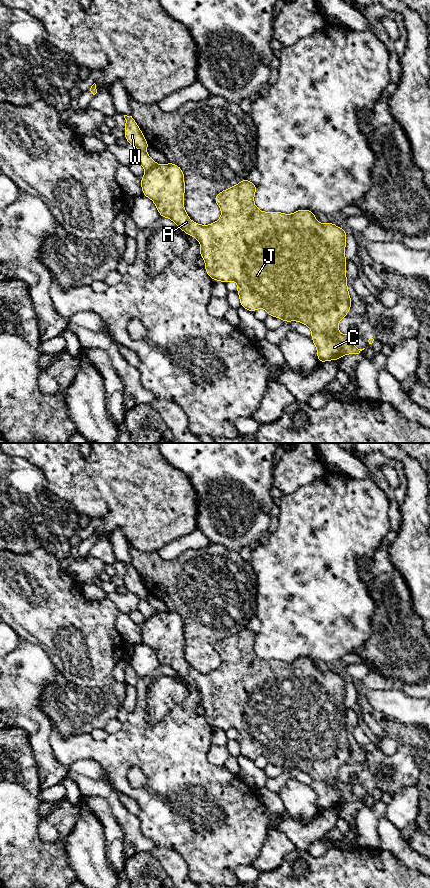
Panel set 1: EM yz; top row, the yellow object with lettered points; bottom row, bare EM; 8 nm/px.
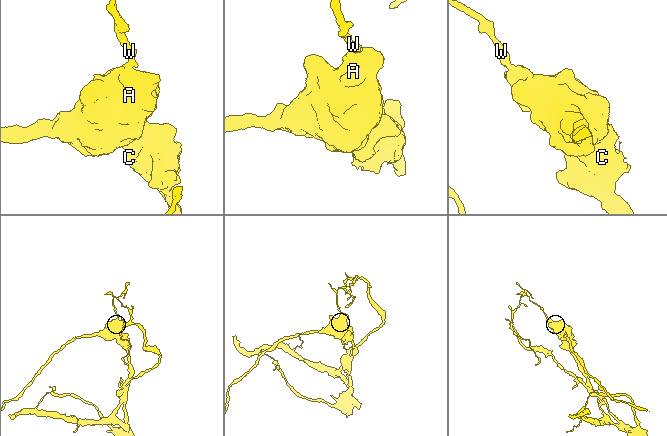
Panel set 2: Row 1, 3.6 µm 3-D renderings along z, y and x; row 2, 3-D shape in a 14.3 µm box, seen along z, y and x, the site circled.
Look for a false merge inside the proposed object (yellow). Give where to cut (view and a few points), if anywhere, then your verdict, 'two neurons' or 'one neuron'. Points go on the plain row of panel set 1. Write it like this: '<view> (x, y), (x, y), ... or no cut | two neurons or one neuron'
yz (158, 613), (146, 620) | two neurons

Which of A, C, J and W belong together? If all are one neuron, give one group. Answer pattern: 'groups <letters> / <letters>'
groups A C J / W

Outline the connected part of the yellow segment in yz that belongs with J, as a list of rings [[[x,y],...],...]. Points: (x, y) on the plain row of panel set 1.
[[[168,611],[164,613],[158,613],[149,619],[147,619],[144,624],[141,626],[141,634],[143,643],[150,646],[157,655],[158,660],[161,665],[169,666],[176,673],[183,678],[187,683],[194,684],[201,693],[200,704],[205,709],[205,718],[206,721],[210,724],[212,728],[219,728],[223,731],[227,731],[228,729],[235,729],[238,732],[237,741],[240,745],[240,752],[243,756],[247,757],[250,760],[254,760],[259,756],[263,756],[267,759],[268,763],[273,765],[277,765],[282,767],[284,770],[290,769],[299,769],[305,773],[307,773],[311,779],[312,784],[311,787],[314,790],[317,796],[317,806],[321,811],[329,808],[338,808],[340,805],[347,802],[359,802],[363,797],[359,797],[355,795],[352,791],[352,782],[350,780],[349,783],[341,782],[338,779],[338,771],[339,769],[347,764],[351,756],[351,746],[348,741],[347,734],[347,726],[346,726],[346,711],[347,707],[344,704],[345,694],[346,694],[346,681],[342,676],[334,673],[331,670],[326,672],[321,672],[316,668],[316,665],[312,659],[309,658],[298,658],[293,662],[284,662],[281,660],[262,660],[260,659],[254,652],[254,643],[256,640],[257,634],[251,631],[248,627],[244,627],[239,630],[237,633],[230,635],[224,639],[221,639],[216,643],[215,650],[221,657],[221,665],[218,669],[210,672],[210,673],[200,673],[198,671],[193,670],[187,663],[184,657],[184,622],[179,614],[173,611]]]

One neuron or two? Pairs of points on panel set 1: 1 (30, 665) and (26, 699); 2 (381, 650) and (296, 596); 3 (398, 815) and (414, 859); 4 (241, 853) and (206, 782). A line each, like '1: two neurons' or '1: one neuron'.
1: one neuron
2: two neurons
3: two neurons
4: one neuron

